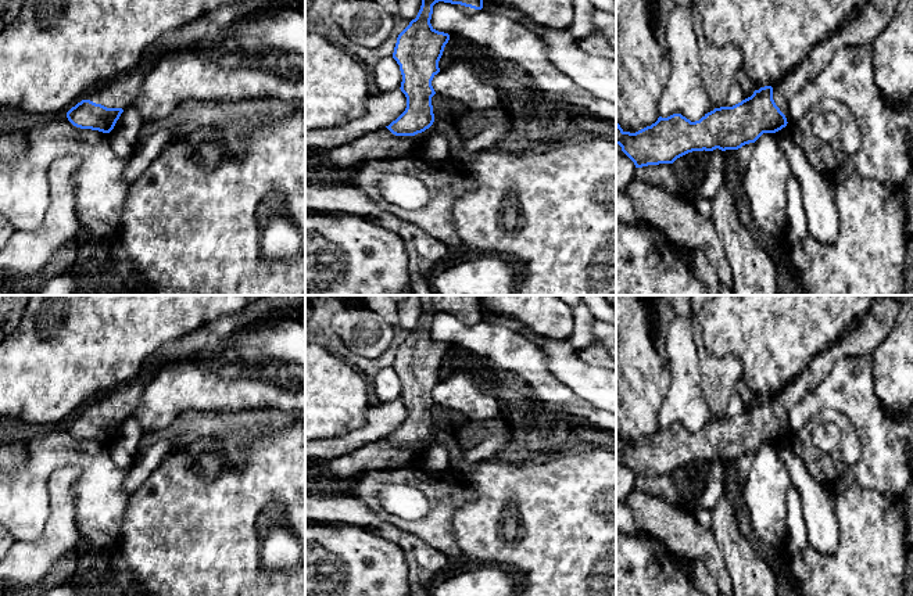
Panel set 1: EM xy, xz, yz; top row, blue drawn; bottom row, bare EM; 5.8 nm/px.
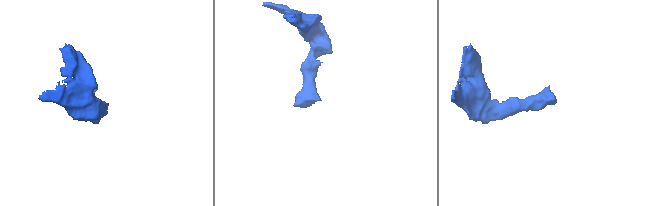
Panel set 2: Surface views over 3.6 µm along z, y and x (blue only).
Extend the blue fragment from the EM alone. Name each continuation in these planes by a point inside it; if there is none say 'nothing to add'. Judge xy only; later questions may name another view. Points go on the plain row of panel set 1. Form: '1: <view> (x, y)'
1: xy (118, 404)

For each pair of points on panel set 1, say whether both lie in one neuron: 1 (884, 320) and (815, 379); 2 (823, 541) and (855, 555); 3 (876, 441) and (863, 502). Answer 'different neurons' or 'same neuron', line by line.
1: same neuron
2: different neurons
3: different neurons

